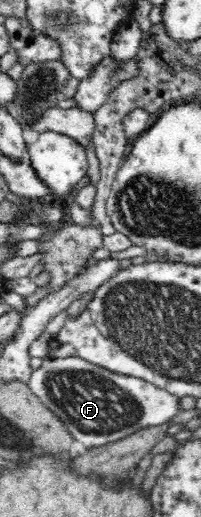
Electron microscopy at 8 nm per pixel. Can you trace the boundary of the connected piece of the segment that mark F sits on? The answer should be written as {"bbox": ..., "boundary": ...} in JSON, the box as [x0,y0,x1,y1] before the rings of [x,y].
{"bbox":[28,357,181,448],"boundary":[[[77,357],[44,359],[43,365],[33,371],[28,381],[30,390],[67,426],[73,439],[81,441],[87,448],[116,442],[147,427],[155,427],[171,421],[181,413],[181,398],[145,381],[111,373],[102,367],[93,366]]]}

